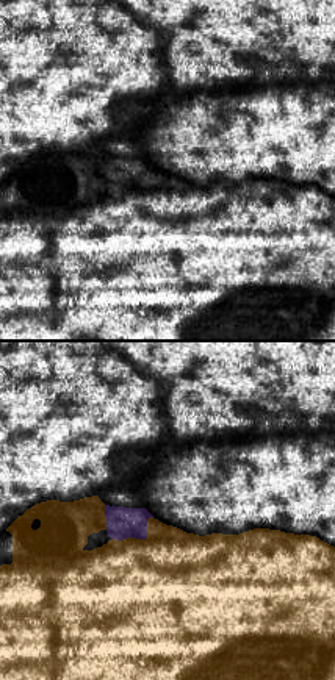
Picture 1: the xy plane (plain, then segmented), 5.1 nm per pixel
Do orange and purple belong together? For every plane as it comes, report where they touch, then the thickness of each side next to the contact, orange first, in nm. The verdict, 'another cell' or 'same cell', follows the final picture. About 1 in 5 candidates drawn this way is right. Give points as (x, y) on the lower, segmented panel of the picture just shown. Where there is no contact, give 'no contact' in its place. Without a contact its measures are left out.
meets orange at (140, 540); 500 nm thick on the orange side, 160 nm on the other

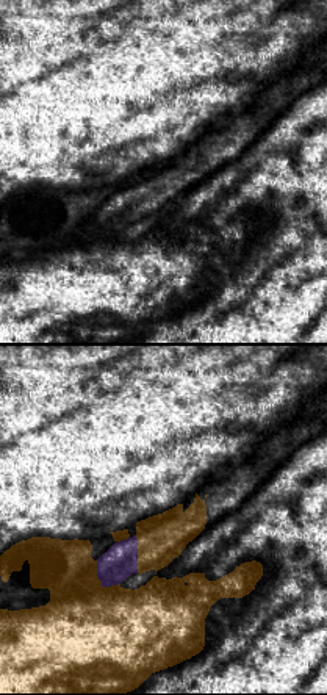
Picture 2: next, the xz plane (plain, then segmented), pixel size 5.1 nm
meets orange at (99, 581); 460 nm thick on the orange side, 180 nm on the other

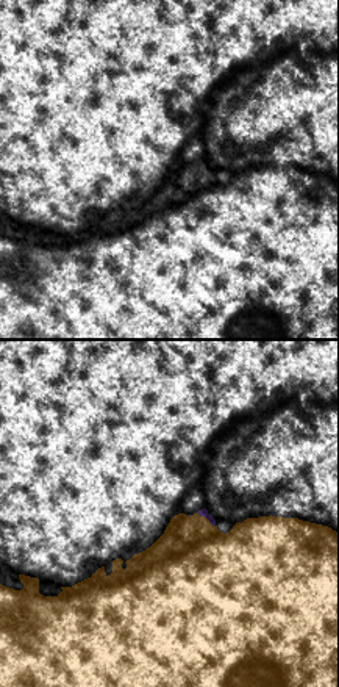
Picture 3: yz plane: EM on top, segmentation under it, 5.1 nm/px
meets orange at (206, 518); 440 nm thick on the orange side, 50 nm on the other

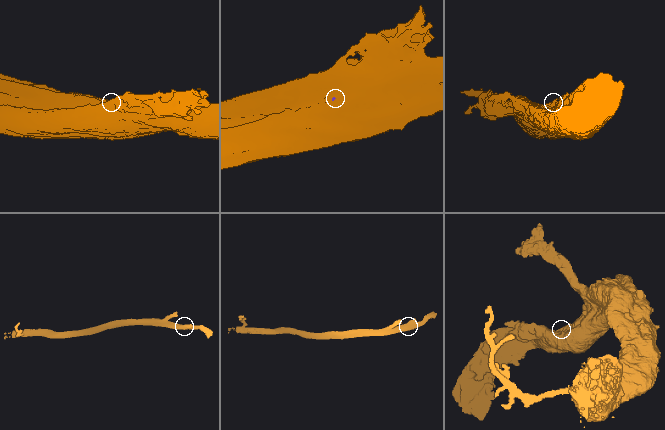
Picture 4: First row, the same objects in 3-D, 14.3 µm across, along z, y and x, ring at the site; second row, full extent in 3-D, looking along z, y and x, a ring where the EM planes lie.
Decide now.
another cell

